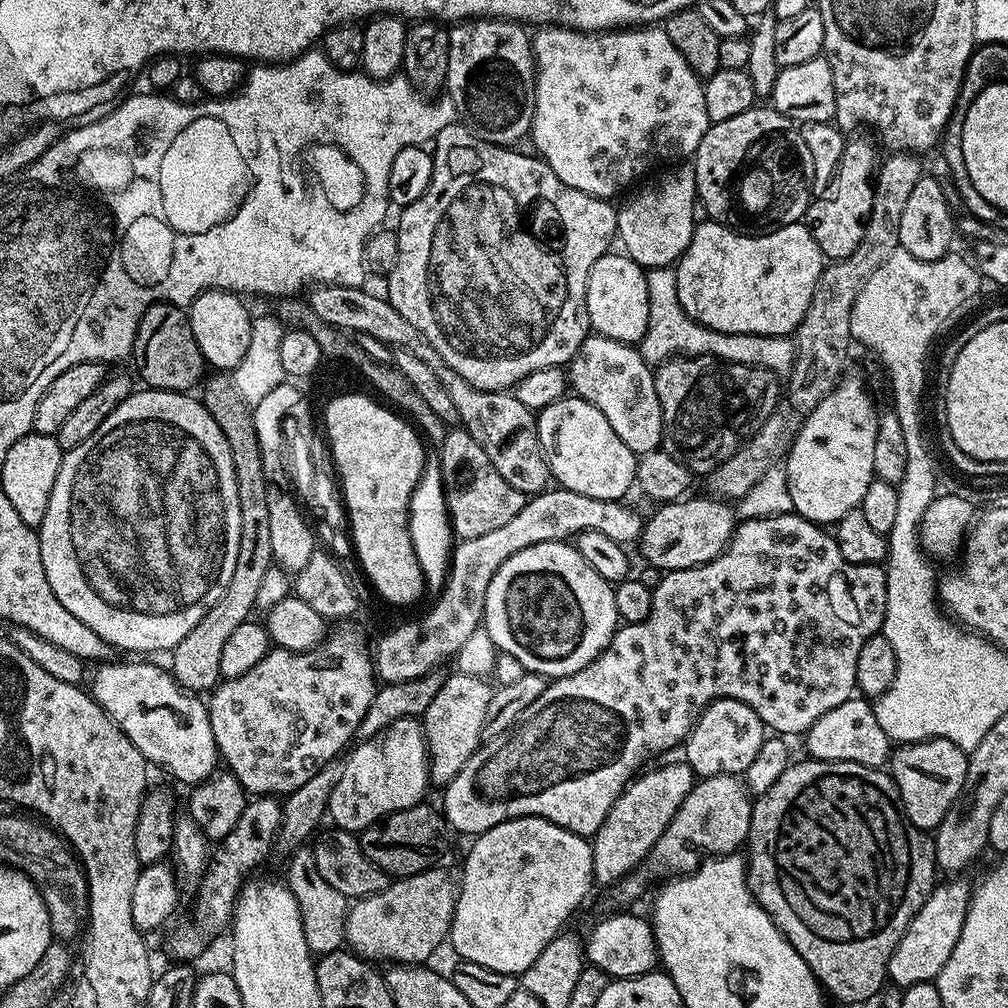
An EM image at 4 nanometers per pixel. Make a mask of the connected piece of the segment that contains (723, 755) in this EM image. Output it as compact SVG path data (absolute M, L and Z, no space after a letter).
M713 700L698 722L690 730L682 745L683 759L697 777L736 776L742 774L758 758L762 742L766 739L766 726L749 704L737 700Z

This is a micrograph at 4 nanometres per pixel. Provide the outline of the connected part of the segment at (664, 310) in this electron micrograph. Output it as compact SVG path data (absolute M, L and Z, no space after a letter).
M675 267L647 269L646 290L650 294L650 320L638 351L649 366L659 366L673 356L714 356L728 364L749 364L755 368L768 368L777 374L792 371L796 357L796 341L792 336L763 336L762 334L730 334L710 330L682 310L676 293Z

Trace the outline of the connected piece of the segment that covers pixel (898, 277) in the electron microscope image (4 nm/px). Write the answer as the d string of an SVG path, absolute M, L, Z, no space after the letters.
M897 250L870 274L870 278L862 286L858 298L852 304L850 314L850 334L858 345L865 344L880 355L880 360L888 370L889 380L896 384L892 388L892 404L894 415L898 418L898 426L902 426L902 434L908 432L910 426L918 429L925 427L920 417L920 403L924 400L924 363L928 360L928 347L932 339L944 328L944 323L976 296L982 285L982 277L971 259L963 260L957 254L949 254L934 262L922 262L922 258L914 258L914 254Z

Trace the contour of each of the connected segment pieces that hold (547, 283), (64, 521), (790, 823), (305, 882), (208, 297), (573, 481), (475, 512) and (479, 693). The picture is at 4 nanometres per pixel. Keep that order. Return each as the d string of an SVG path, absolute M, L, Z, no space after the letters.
M454 122L446 126L436 135L432 161L434 162L434 174L430 178L430 186L426 186L426 194L418 198L418 202L410 202L399 213L400 225L395 225L394 231L398 238L398 262L394 270L386 277L388 292L386 298L434 346L438 358L458 374L458 378L466 378L472 388L483 392L503 392L515 389L516 383L526 374L534 374L534 370L543 368L559 368L567 365L576 351L582 346L584 339L590 334L588 311L586 310L586 286L590 278L590 270L598 258L602 258L614 244L616 236L617 209L607 200L582 194L582 190L574 190L566 186L550 170L550 166L540 159L539 155L527 156L524 152L516 152L515 147L502 144L491 144L488 140L476 135L471 128L463 123Z
M145 387L143 391L133 391L132 395L126 397L108 415L106 422L102 422L102 426L98 426L98 430L94 430L94 434L90 434L90 438L86 438L86 442L82 442L82 446L64 453L64 461L58 470L58 482L54 482L54 494L50 494L50 506L46 506L46 518L42 518L38 535L42 550L42 566L46 570L46 582L50 582L50 590L54 590L54 594L58 594L58 602L62 602L62 606L66 606L66 610L70 610L70 614L74 614L74 618L78 618L78 622L86 622L86 626L90 626L90 630L94 630L94 634L98 634L98 638L102 638L107 644L112 645L113 649L120 651L121 648L124 652L165 651L164 653L167 653L176 648L178 642L182 642L182 638L186 638L186 634L190 634L190 630L194 630L194 626L198 626L198 618L202 618L202 614L206 614L206 610L210 610L210 606L214 606L214 602L218 602L218 598L222 598L226 586L230 586L230 574L234 574L234 558L238 558L238 534L242 534L242 514L238 510L238 482L234 478L234 458L230 458L230 442L226 442L226 434L222 434L218 422L214 422L214 418L210 415L210 410L206 410L203 399L196 397L195 400L188 392L164 392L160 388Z
M803 758L789 763L788 769L770 786L770 790L759 793L752 805L750 830L746 841L746 871L748 874L748 889L752 897L770 914L774 926L794 946L794 950L810 966L816 976L816 981L822 985L825 993L832 996L840 1004L860 1004L863 1000L872 1000L880 992L880 987L888 980L888 963L914 914L924 903L920 900L920 864L912 864L912 848L904 848L904 824L908 821L905 814L896 814L902 805L900 791L896 781L887 771L879 768L867 768L861 764L843 764L840 760L814 760Z
M301 846L295 849L291 856L292 861L288 864L286 883L298 902L302 934L306 934L309 950L317 957L341 951L346 944L344 931L350 907L348 897L338 894L338 890L334 890L334 886L330 886L330 882L326 882L326 878L318 874L318 866L311 847Z
M211 288L209 292L198 294L191 304L187 305L188 321L194 330L194 342L198 342L198 350L202 350L205 365L216 367L216 370L235 370L246 358L246 350L250 350L250 336L252 334L253 313L248 313L248 308L243 304L237 293L229 292L222 288Z
M565 398L556 400L550 406L543 408L536 416L536 433L540 439L540 445L544 451L544 457L548 459L548 470L551 479L559 487L566 490L574 490L574 494L586 494L586 498L602 498L603 500L623 501L624 495L636 484L636 453L614 434L610 422L590 402L579 398Z
M456 426L445 431L439 444L441 478L444 483L448 518L453 533L460 540L482 538L482 534L488 533L489 530L500 529L503 524L510 522L510 518L514 518L514 514L518 514L518 510L522 510L522 506L526 502L525 493L514 490L514 486L510 486L510 482L506 482L506 478L502 478L502 474L498 474L498 470L494 470L494 462L490 462L490 458L486 458L486 450L482 450L479 442L470 438L470 434L464 427Z
M458 670L453 671L453 676L450 674L444 676L444 685L438 690L438 694L434 694L434 702L430 702L422 717L424 742L428 745L428 774L433 785L449 784L458 774L458 770L466 766L466 762L474 755L476 749L481 747L486 710L490 706L493 691L493 685L483 676L462 674Z

